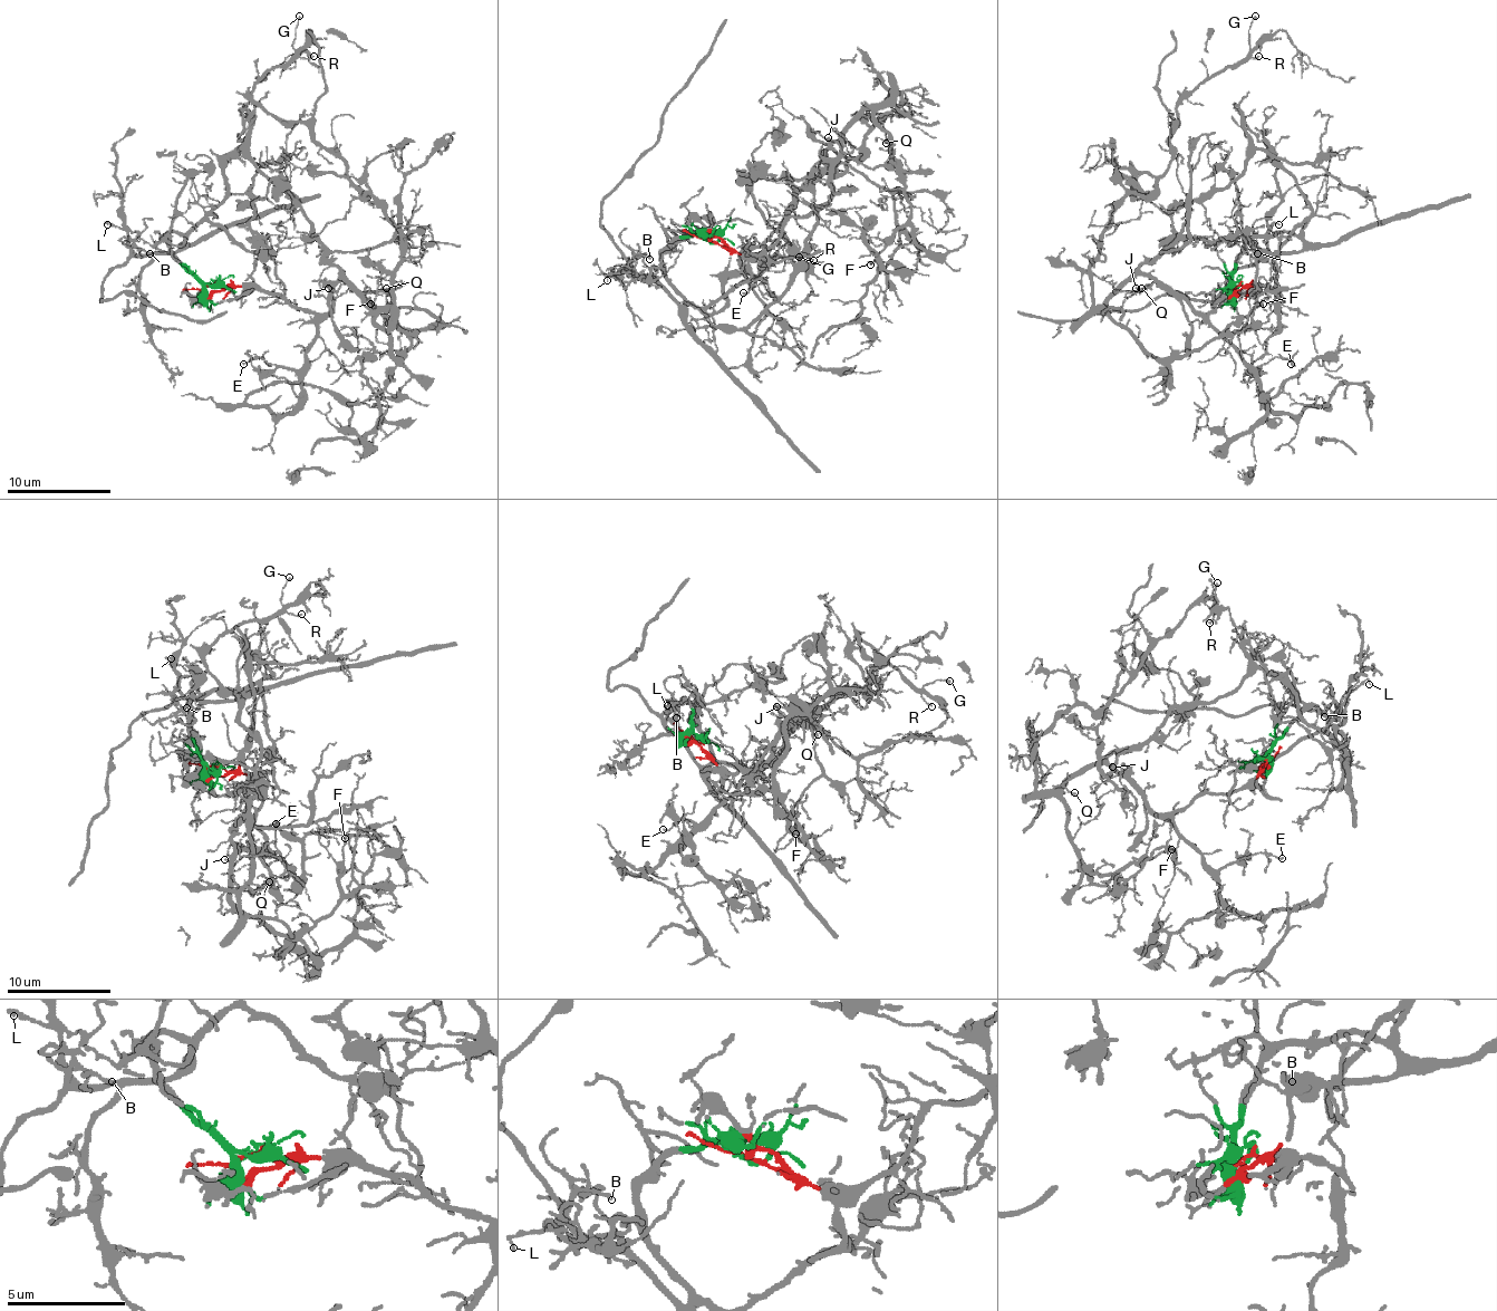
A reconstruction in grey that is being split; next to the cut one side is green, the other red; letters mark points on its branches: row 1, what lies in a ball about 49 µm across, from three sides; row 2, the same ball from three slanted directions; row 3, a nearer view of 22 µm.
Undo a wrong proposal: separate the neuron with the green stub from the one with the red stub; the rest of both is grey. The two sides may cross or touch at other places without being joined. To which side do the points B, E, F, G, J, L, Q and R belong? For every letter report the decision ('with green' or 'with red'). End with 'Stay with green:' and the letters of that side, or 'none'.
B: with green
E: with red
F: with red
G: with red
J: with red
L: with green
Q: with red
R: with red
Stay with green: B, L

